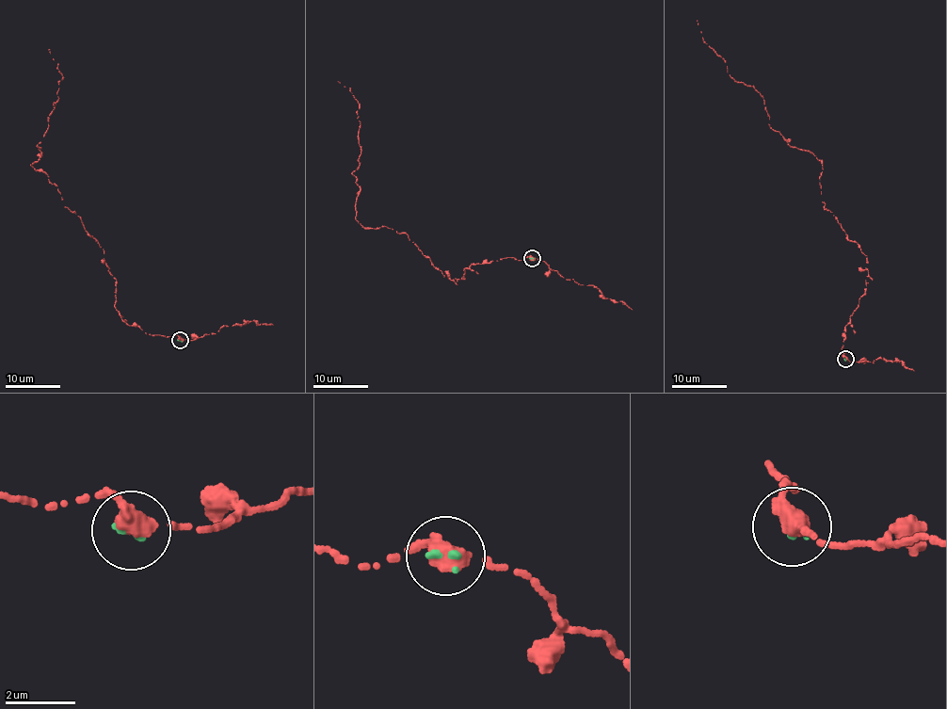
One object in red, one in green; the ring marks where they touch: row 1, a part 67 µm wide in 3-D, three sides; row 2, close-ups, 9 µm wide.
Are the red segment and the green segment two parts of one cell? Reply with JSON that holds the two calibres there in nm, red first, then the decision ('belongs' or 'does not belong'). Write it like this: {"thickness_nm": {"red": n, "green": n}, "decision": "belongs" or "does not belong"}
{"thickness_nm": {"red": 440, "green": 180}, "decision": "belongs"}

